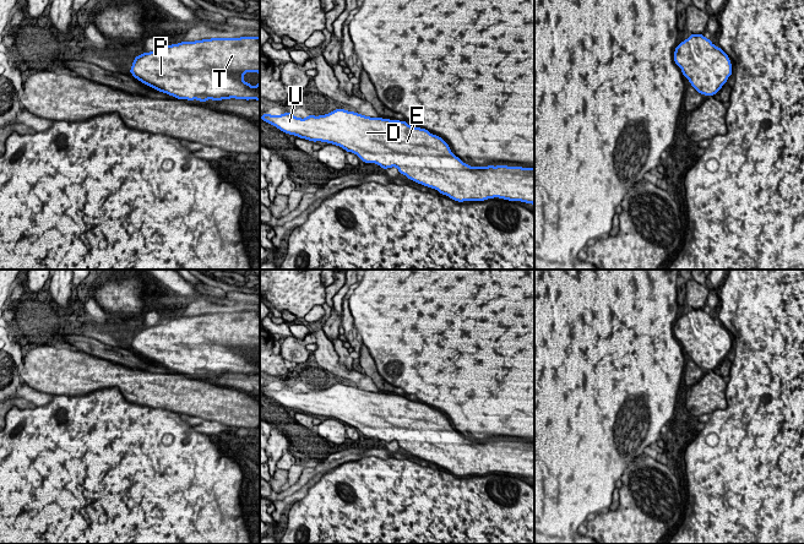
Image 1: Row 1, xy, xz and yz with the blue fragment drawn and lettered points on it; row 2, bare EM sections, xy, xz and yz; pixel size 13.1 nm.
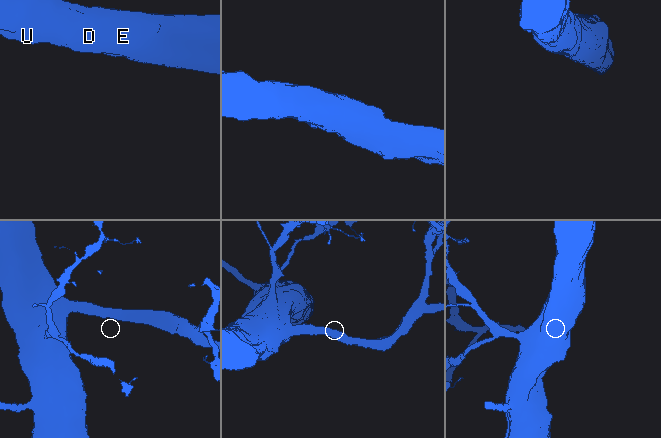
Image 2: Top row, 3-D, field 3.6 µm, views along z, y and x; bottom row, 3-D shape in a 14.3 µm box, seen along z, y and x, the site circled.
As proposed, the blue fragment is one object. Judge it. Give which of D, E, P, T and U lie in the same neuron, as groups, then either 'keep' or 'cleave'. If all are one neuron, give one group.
D E P T U; keep

